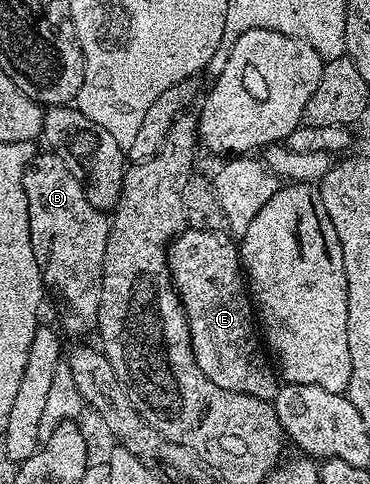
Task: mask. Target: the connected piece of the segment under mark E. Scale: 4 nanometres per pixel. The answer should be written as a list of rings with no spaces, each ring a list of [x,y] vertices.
[[[187,227],[170,243],[166,261],[174,279],[174,289],[186,311],[190,345],[200,370],[204,370],[220,390],[273,401],[280,380],[256,327],[256,308],[248,291],[239,245],[229,235]]]

